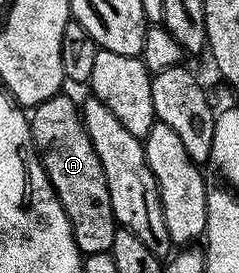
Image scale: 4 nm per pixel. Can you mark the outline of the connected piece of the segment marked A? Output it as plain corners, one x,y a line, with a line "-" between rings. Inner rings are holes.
59,94
40,102
29,113
30,133
38,155
42,157
42,169
68,214
72,226
72,238
78,251
91,256
109,252
112,238
116,238
119,223
114,219
112,198
108,198
108,182
104,178
104,166
92,150
92,142
82,125
79,101
67,94

